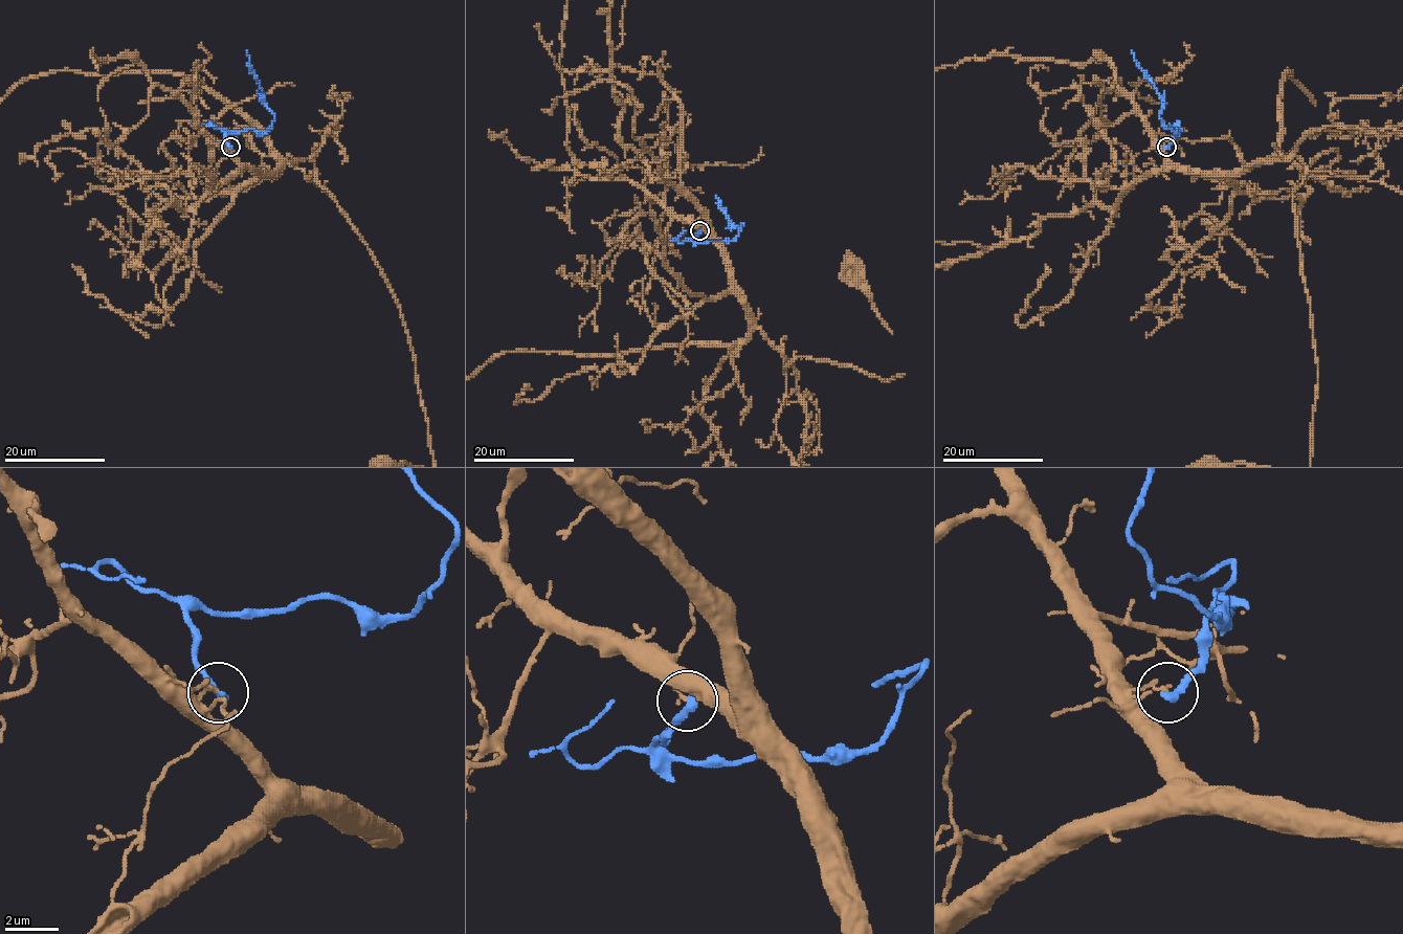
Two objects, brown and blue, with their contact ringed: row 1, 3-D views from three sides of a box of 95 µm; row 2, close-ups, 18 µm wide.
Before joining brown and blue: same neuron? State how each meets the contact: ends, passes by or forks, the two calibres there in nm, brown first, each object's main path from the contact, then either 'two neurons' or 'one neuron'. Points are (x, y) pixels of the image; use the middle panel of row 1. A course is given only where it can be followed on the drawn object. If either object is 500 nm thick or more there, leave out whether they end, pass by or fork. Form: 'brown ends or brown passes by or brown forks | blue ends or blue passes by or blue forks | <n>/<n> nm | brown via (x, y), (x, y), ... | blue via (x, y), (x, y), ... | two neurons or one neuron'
brown ends | blue ends | 160/320 nm | blue via (698, 229), (693, 238), (697, 241), (733, 240), (744, 223), (733, 226), (715, 195) | two neurons

